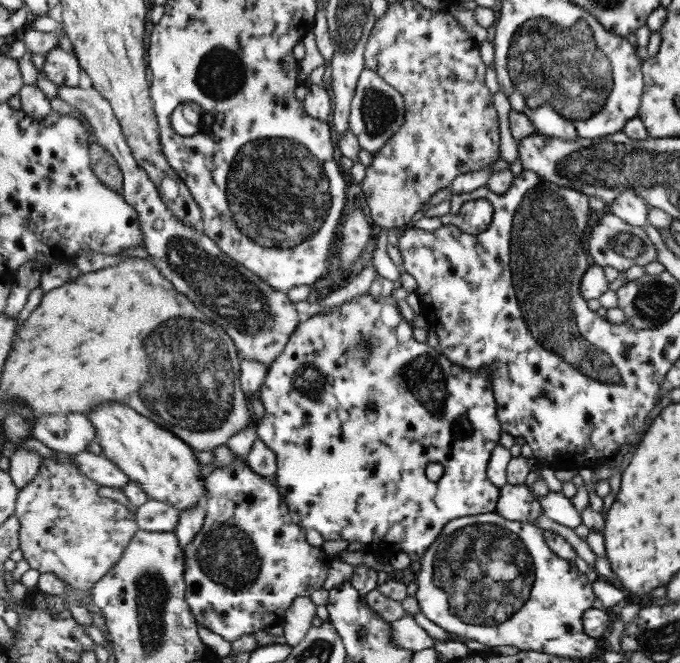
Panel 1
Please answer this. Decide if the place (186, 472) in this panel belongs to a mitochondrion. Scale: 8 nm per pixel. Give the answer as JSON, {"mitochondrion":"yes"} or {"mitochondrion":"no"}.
{"mitochondrion":"no"}

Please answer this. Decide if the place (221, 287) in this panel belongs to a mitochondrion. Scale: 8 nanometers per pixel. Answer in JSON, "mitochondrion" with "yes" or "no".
{"mitochondrion":"yes"}

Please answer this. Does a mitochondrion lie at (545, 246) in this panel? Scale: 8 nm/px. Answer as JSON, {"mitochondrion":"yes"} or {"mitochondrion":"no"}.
{"mitochondrion":"yes"}

